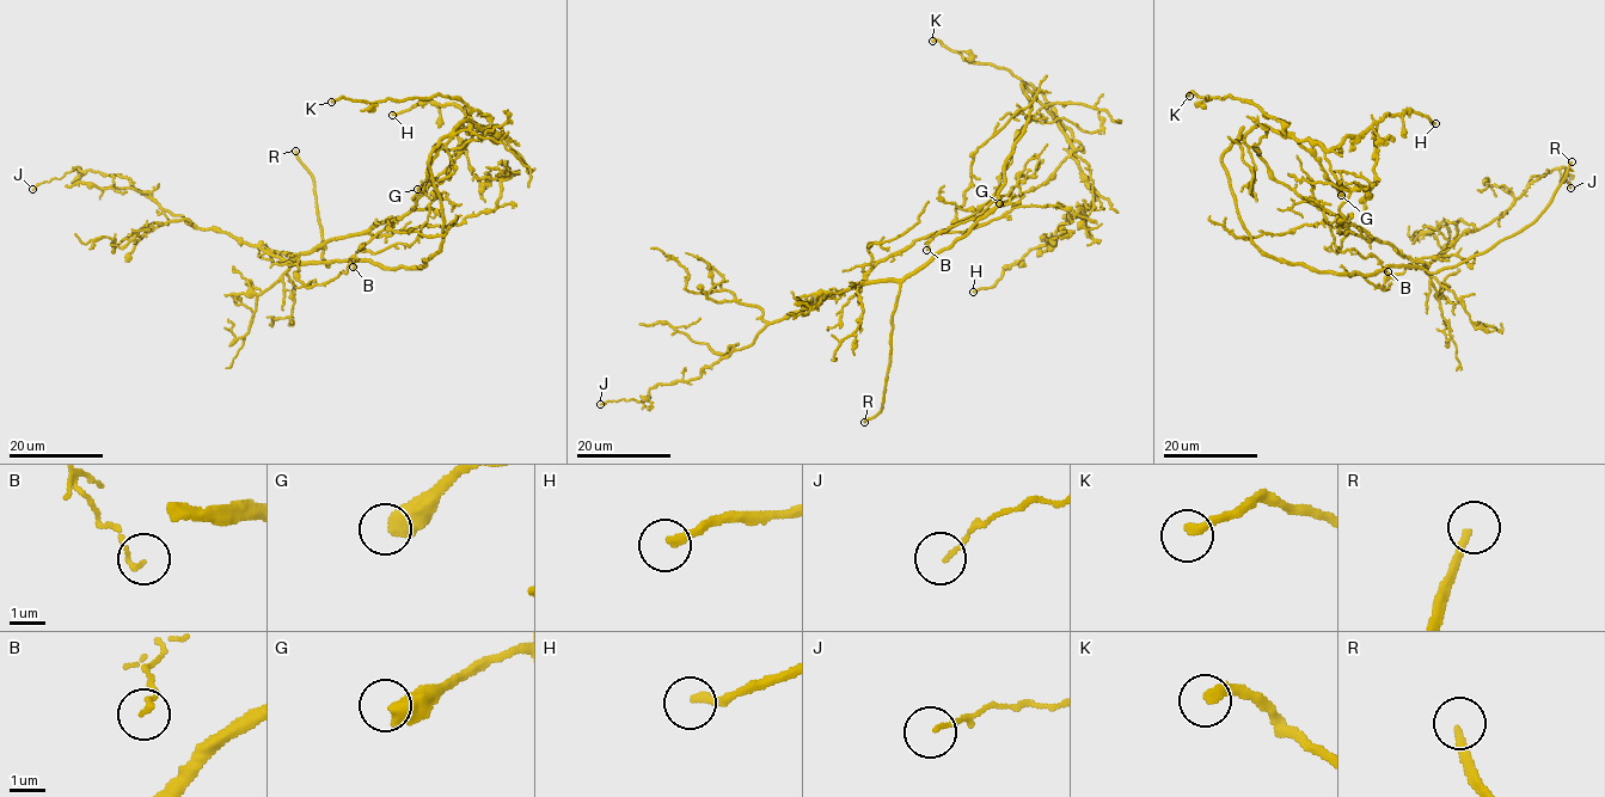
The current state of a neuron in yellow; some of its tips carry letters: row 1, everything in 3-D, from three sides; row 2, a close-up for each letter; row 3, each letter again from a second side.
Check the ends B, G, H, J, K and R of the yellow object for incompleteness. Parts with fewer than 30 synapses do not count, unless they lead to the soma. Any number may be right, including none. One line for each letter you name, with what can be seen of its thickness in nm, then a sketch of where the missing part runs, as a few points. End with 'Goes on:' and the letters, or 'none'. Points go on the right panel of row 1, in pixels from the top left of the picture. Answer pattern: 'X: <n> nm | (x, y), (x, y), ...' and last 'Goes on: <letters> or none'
H: 240 nm | (1435, 123), (1443, 129), (1441, 124), (1426, 121), (1421, 124), (1425, 128)
K: 320 nm | (1189, 96), (1201, 97), (1207, 106), (1218, 106), (1230, 100), (1241, 103), (1262, 124), (1267, 140), (1260, 145)
R: 200 nm | (1572, 161), (1572, 134), (1545, 79), (1539, 37), (1537, 43)
Goes on: H, K, R

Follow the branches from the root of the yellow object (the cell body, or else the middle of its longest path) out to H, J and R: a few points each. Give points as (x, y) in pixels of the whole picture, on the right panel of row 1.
H: (1360, 228), (1281, 183), (1244, 138), (1268, 126), (1330, 151), (1386, 114), (1410, 110), (1435, 123)
J: (1360, 228), (1403, 256), (1428, 264), (1464, 232), (1500, 216), (1547, 170), (1564, 167), (1570, 188)
R: (1360, 228), (1437, 273), (1488, 251), (1529, 226), (1550, 201), (1572, 161)

